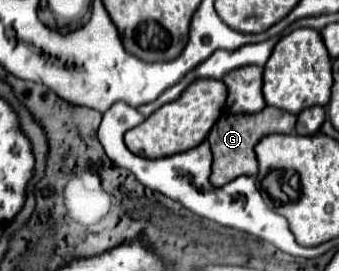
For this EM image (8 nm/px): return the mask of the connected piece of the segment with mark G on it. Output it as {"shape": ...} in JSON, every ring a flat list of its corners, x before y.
{"shape":[[263,108,257,114,235,114,235,116,223,116,217,120,217,124,209,132,209,144,213,150,213,172,211,172,211,184,213,186,225,186,227,182,235,180,237,176,255,176,257,170,257,158,253,156,255,144,267,136,267,134,291,134,295,130,297,116,279,108]]}

